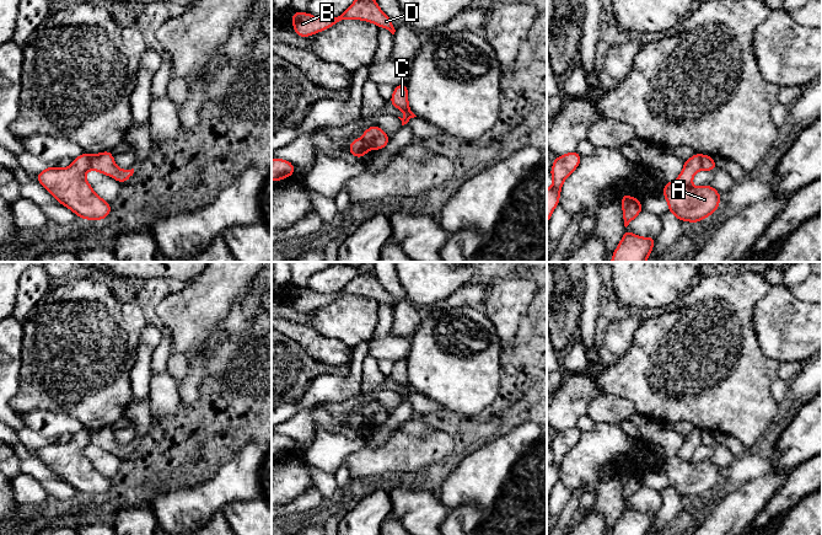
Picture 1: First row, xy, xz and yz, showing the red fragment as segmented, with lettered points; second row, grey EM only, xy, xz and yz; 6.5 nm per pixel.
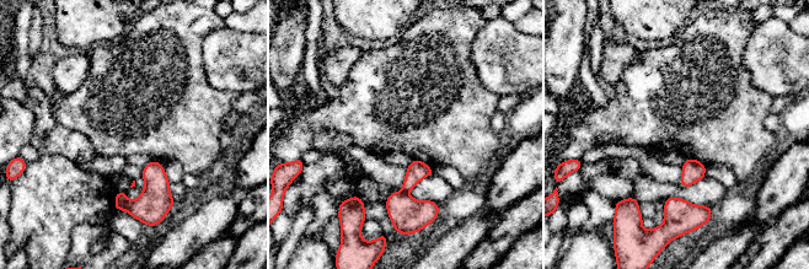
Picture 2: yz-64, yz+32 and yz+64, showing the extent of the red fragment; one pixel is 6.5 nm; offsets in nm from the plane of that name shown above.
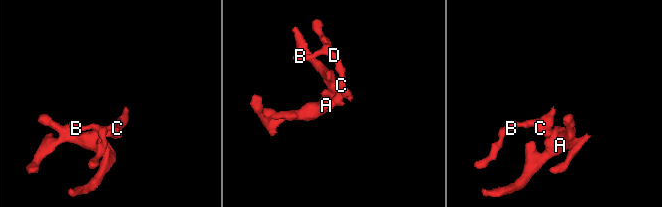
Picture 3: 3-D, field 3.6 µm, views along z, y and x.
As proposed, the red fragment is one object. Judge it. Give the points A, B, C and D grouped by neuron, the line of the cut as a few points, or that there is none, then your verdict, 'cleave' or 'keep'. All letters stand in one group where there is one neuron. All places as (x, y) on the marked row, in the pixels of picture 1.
A / B C D | xy (90, 155), (91, 169) | cleave

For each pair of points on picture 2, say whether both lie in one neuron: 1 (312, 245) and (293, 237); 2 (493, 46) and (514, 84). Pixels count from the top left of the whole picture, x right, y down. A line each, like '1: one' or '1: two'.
1: two
2: one

